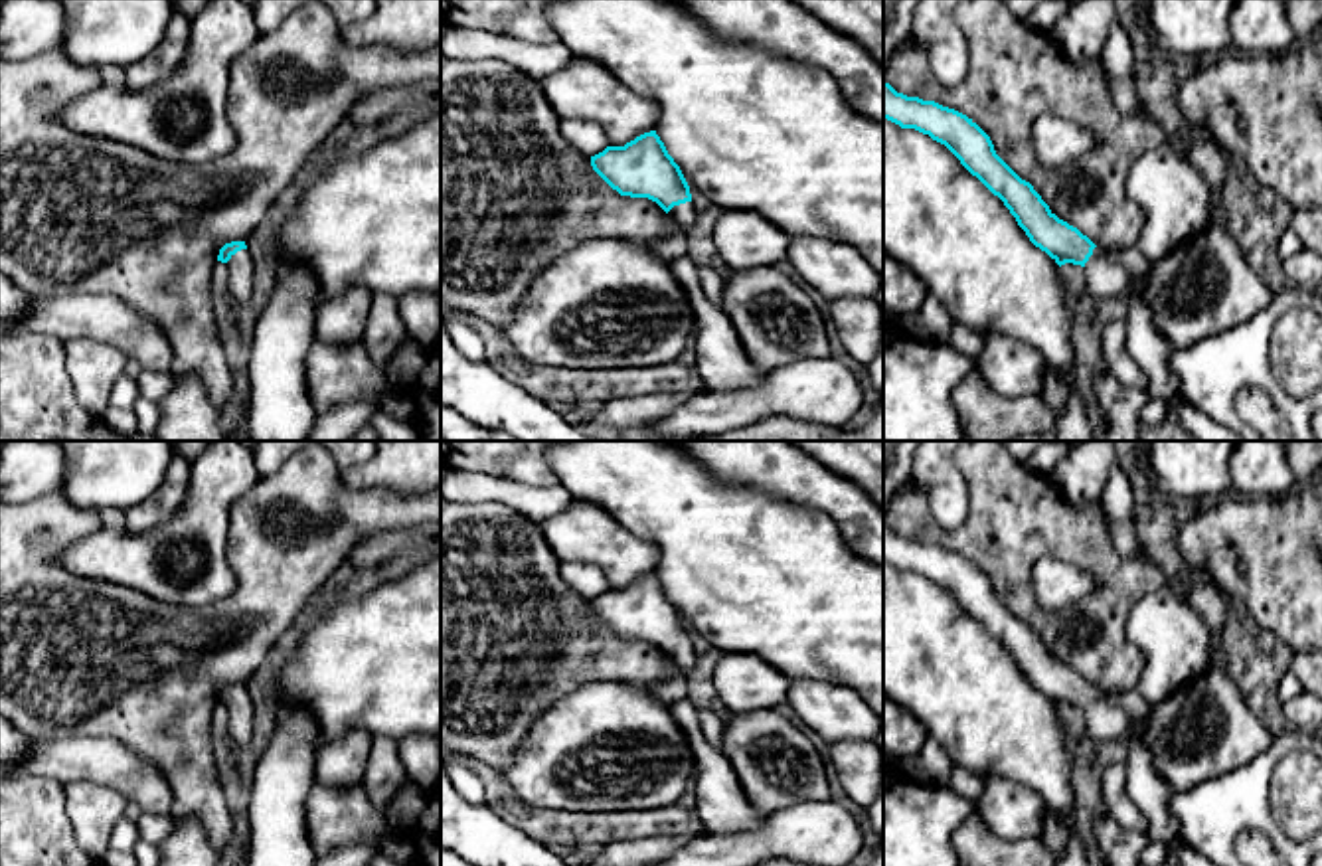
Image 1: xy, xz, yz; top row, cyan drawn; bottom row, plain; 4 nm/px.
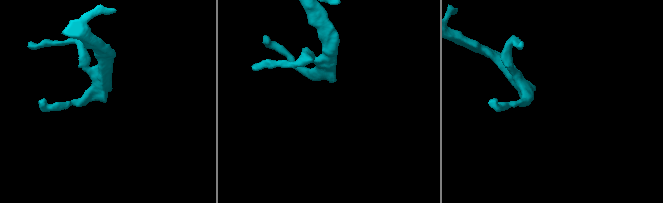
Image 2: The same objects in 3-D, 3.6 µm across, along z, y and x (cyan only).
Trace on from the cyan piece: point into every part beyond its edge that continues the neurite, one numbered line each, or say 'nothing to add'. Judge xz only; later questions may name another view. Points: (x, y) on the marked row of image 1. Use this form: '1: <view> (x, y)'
1: xz (684, 214)

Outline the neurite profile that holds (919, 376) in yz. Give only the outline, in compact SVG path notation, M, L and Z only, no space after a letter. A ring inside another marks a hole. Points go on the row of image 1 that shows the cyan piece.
M883 322L883 441L968 441L952 403L954 386L974 372L974 358L931 344Z

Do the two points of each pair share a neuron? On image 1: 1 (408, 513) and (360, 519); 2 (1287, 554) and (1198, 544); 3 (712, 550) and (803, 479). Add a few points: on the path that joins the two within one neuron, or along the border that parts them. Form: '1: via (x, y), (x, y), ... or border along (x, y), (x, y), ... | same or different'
1: via (396, 513), (372, 513) | same
2: via (1265, 552), (1228, 552), (1220, 544) | same
3: border along (734, 485), (759, 487), (783, 501), (823, 513) | different

